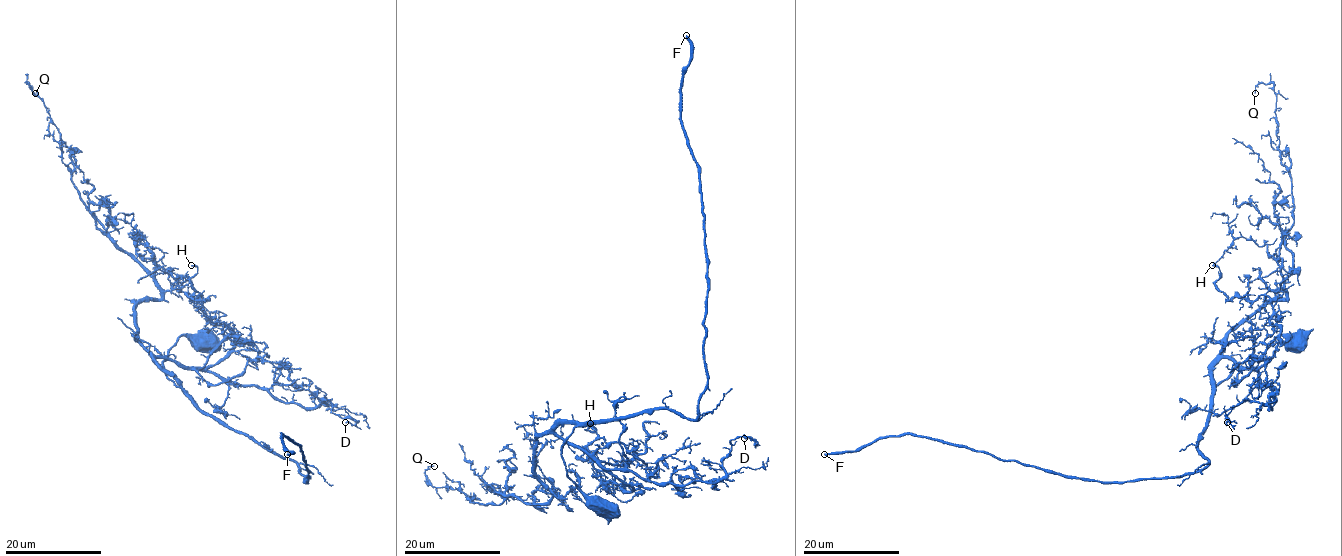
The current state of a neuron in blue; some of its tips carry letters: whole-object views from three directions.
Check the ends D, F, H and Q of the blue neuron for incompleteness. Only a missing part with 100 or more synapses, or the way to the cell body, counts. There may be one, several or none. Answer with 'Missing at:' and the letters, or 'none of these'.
Missing at: F

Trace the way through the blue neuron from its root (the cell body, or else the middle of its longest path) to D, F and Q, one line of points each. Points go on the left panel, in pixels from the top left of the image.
D: (201, 340), (181, 336), (163, 361), (176, 385), (156, 358), (306, 408), (327, 400), (355, 424), (345, 422)
F: (201, 340), (181, 336), (166, 375), (290, 458), (306, 482), (303, 454), (282, 434), (287, 454)
Q: (201, 340), (163, 361), (176, 385), (143, 345), (136, 307), (160, 285), (85, 206), (35, 93)

